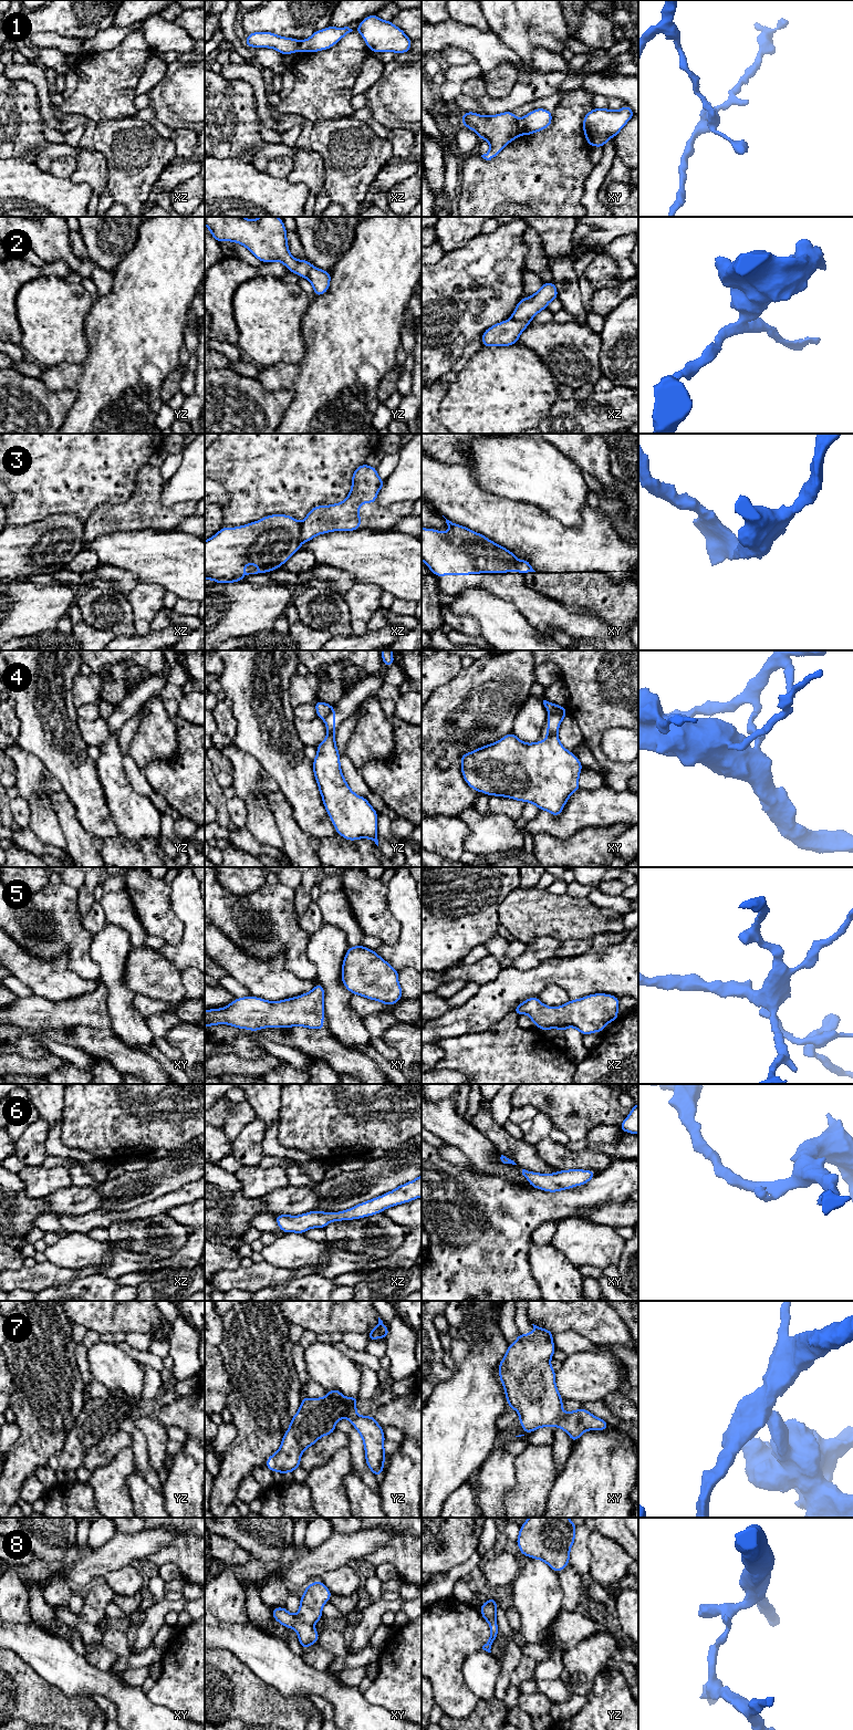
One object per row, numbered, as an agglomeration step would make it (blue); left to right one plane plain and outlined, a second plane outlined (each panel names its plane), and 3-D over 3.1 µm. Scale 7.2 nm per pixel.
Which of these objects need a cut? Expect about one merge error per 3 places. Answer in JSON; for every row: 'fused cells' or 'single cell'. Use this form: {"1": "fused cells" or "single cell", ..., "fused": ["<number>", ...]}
{"1": "fused cells", "2": "fused cells", "3": "fused cells", "4": "fused cells", "5": "single cell", "6": "single cell", "7": "fused cells", "8": "fused cells", "fused": ["1", "2", "3", "4", "7", "8"]}

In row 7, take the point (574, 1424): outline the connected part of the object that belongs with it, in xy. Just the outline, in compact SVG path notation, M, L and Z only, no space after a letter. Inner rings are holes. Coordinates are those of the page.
M581 1407L574 1411L565 1411L556 1420L554 1427L563 1429L574 1444L583 1432L587 1430L605 1430L610 1427L610 1424Z

